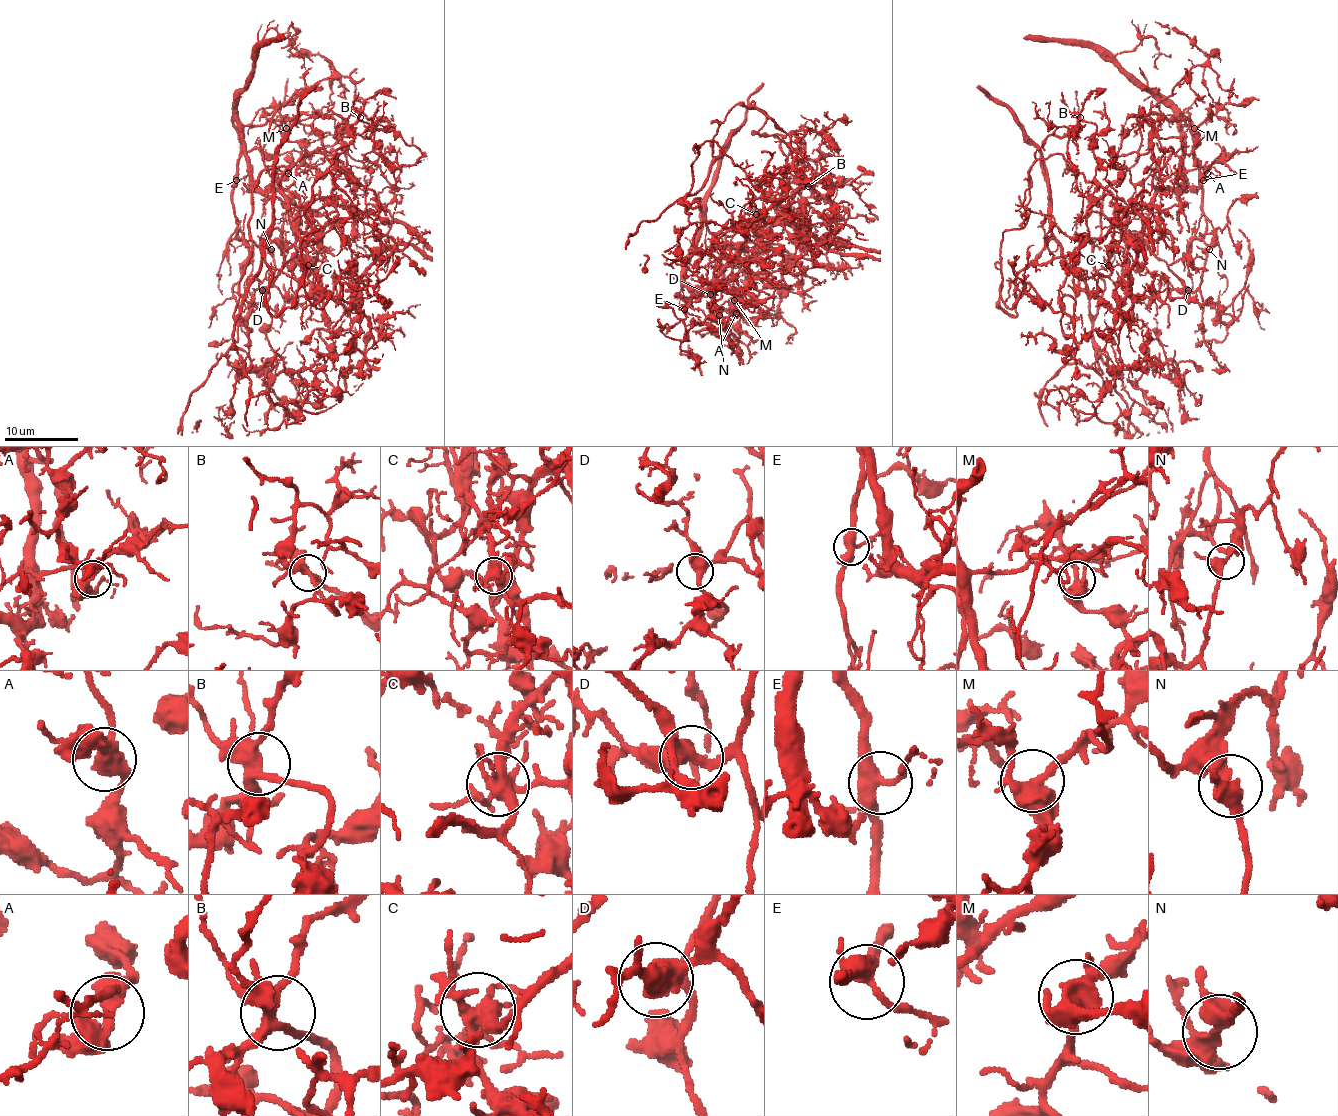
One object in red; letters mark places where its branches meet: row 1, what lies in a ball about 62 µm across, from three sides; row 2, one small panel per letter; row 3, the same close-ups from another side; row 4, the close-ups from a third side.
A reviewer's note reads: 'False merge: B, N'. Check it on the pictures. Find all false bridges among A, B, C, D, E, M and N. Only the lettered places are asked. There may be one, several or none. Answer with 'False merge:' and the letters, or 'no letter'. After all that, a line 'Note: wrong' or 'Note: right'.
False merge: C, N
Note: wrong

